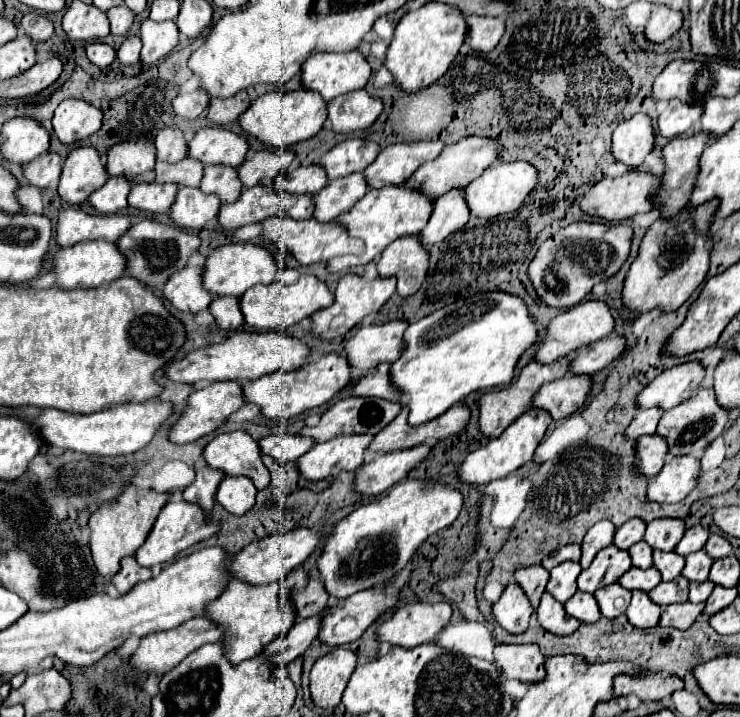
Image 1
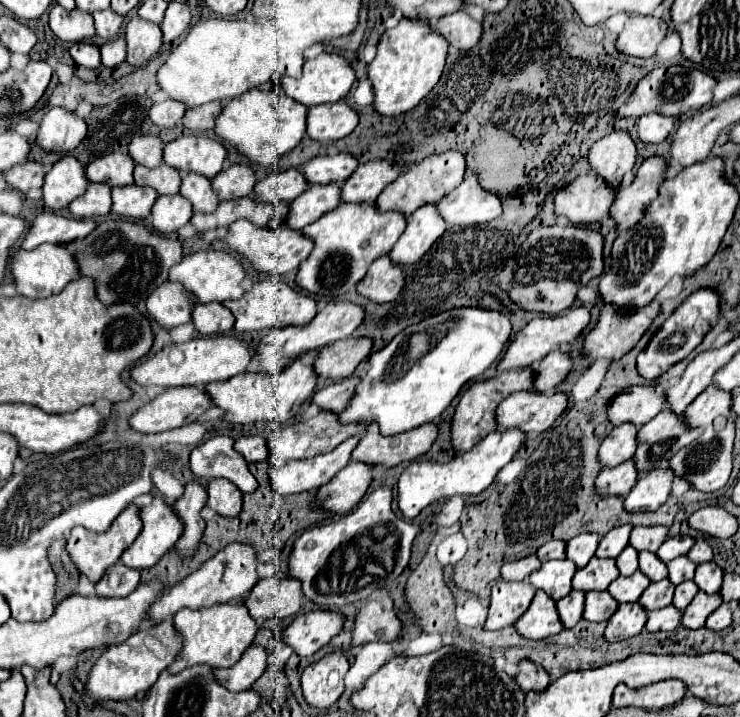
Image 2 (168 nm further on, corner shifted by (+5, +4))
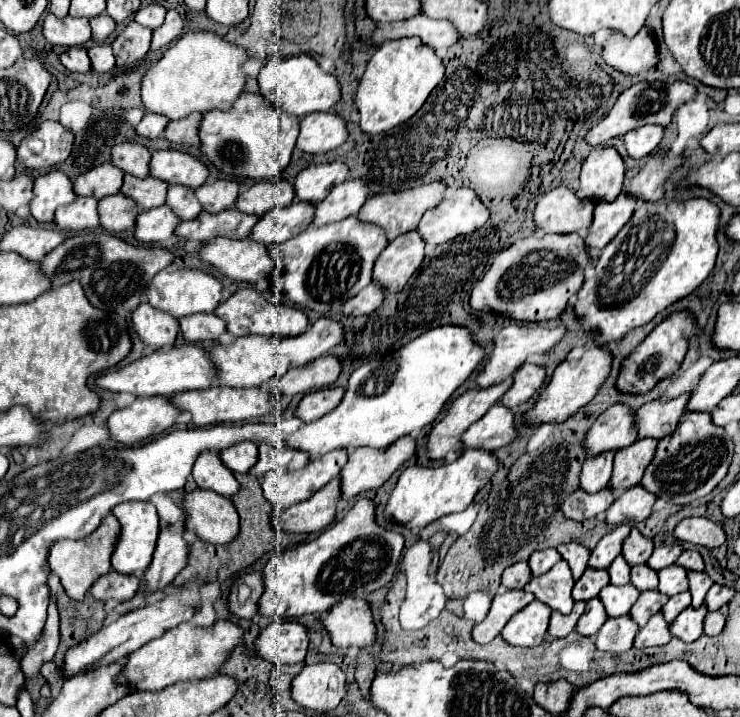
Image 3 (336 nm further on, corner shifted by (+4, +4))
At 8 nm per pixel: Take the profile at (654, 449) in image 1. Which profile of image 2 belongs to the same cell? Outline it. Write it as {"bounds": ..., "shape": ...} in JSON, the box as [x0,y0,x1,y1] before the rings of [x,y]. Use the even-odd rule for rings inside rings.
{"bounds":[596,457,638,495],"shape":[[[634,457],[626,459],[622,465],[602,469],[596,477],[596,489],[600,495],[628,495],[638,481],[638,469]]]}

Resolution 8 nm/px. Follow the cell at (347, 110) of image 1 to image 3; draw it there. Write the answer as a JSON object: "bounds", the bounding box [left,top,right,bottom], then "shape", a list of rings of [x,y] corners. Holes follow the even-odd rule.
{"bounds":[297,113,347,153],"shape":[[[311,113],[299,121],[297,149],[303,153],[327,153],[347,139],[345,121],[333,113]]]}

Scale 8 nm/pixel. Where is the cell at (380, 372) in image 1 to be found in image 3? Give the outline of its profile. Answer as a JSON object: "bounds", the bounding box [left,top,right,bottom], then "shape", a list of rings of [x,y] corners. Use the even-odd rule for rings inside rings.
{"bounds":[295,387,343,423],"shape":[[[339,387],[311,391],[299,401],[295,415],[305,423],[317,421],[319,417],[323,417],[323,413],[329,413],[329,409],[335,409],[335,405],[339,405],[341,397],[343,397],[343,389],[339,389]]]}

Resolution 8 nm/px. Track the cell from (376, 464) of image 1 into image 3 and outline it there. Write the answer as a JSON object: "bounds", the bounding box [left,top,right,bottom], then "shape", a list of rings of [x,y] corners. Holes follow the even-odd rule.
{"bounds":[273,477,341,533],"shape":[[[339,477],[331,481],[331,485],[325,485],[309,497],[307,501],[301,501],[299,505],[293,505],[291,509],[283,509],[279,515],[275,513],[273,525],[283,533],[313,533],[321,531],[331,525],[335,519],[335,509],[341,497]]]}

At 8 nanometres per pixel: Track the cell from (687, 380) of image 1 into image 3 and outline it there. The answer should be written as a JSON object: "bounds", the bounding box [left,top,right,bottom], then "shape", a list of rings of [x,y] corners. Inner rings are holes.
{"bounds":[581,403,635,457],"shape":[[[621,403],[601,413],[581,443],[587,457],[595,457],[607,451],[619,451],[631,445],[635,439],[635,429],[631,429],[631,417],[635,417],[635,413]]]}

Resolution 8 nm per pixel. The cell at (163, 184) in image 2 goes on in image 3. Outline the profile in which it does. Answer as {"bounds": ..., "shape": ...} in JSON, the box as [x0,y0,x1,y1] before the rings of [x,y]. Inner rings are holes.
{"bounds":[121,175,169,211],"shape":[[[125,175],[121,193],[125,197],[133,199],[141,211],[147,211],[147,209],[163,205],[163,197],[167,195],[167,187],[169,185],[163,185],[163,181],[153,181],[153,177],[145,177],[143,181],[139,181],[131,175]]]}

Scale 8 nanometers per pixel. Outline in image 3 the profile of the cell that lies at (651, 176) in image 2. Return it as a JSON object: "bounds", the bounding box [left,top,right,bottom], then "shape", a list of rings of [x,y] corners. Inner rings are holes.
{"bounds":[585,195,637,249],"shape":[[[619,195],[613,203],[597,203],[593,211],[593,223],[589,227],[589,235],[585,237],[587,249],[603,249],[631,219],[637,199],[629,195]]]}

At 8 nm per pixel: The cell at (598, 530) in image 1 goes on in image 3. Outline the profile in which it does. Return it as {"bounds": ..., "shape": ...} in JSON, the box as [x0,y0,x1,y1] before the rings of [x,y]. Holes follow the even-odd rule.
{"bounds":[557,543,589,581],"shape":[[[565,543],[565,545],[559,545],[557,547],[559,555],[563,561],[569,563],[571,567],[571,573],[573,573],[573,579],[577,581],[583,571],[587,569],[587,561],[589,561],[589,549],[583,549],[583,545],[575,545],[575,543]]]}

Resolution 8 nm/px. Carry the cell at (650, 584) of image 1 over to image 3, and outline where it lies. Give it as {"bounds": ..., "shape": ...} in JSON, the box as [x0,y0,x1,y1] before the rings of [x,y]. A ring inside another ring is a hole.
{"bounds":[599,583,639,617],"shape":[[[627,583],[627,585],[621,585],[621,587],[615,587],[615,585],[607,585],[601,593],[599,593],[599,599],[605,607],[605,613],[607,617],[621,617],[621,615],[627,615],[629,609],[633,607],[633,603],[637,601],[639,597],[639,591]]]}

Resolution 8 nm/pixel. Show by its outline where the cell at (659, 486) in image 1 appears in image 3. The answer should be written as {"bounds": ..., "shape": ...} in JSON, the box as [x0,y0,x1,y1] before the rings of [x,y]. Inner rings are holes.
{"bounds":[605,485,657,525],"shape":[[[635,485],[627,491],[623,491],[613,505],[607,509],[605,523],[607,525],[621,525],[627,521],[645,521],[651,515],[651,507],[657,497],[651,497],[647,489],[641,485]]]}

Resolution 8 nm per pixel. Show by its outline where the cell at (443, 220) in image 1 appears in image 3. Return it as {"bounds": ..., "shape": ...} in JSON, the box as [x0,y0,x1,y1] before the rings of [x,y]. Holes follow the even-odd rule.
{"bounds":[373,231,423,291],"shape":[[[417,231],[391,241],[375,261],[373,281],[385,291],[403,291],[409,277],[423,263],[423,247]]]}

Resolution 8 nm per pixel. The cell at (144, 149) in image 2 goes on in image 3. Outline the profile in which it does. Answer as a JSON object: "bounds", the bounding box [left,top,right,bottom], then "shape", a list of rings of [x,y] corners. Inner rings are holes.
{"bounds":[111,143,151,179],"shape":[[[119,143],[111,149],[111,163],[119,167],[123,173],[129,173],[137,179],[145,179],[149,175],[151,153],[147,147],[139,143]]]}

